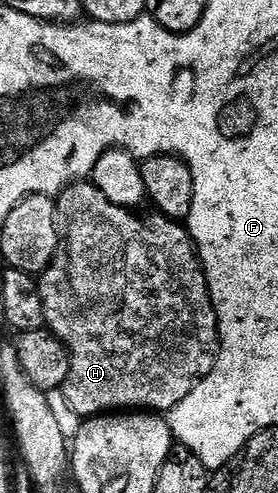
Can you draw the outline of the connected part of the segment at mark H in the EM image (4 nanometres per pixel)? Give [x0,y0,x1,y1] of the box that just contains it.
[38,182,218,418]

